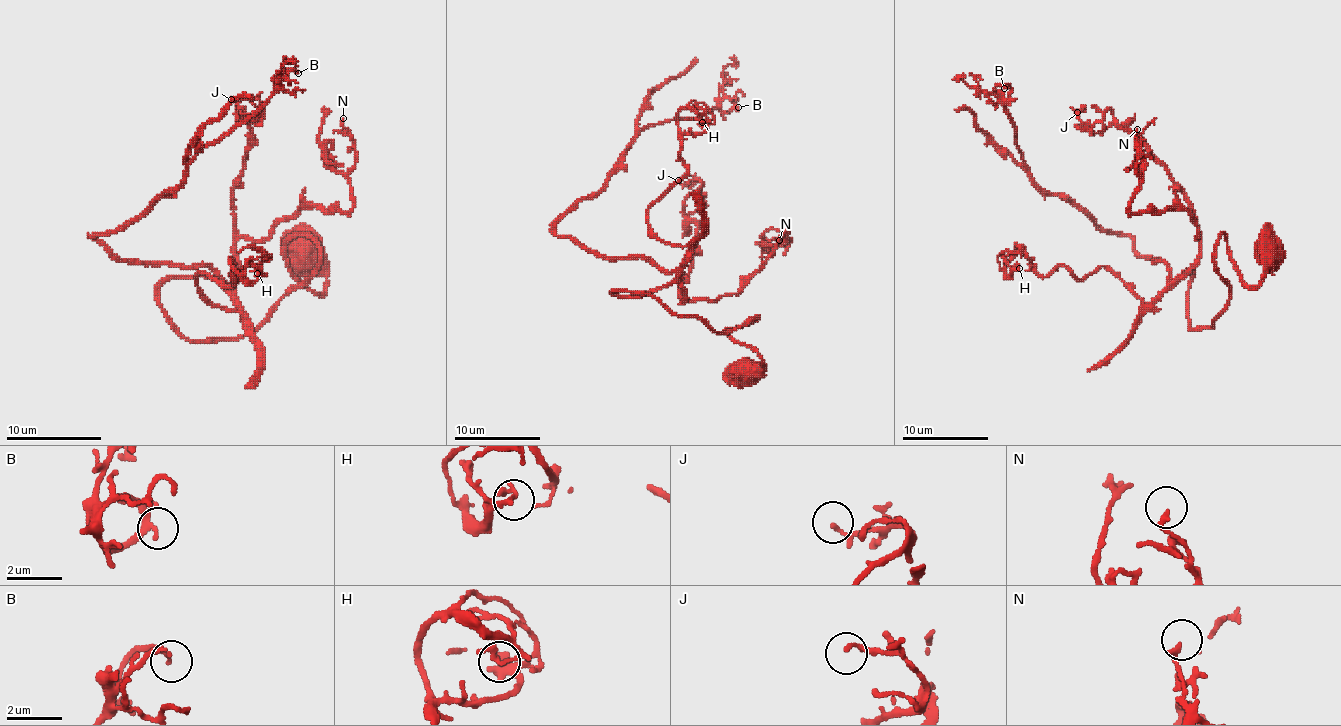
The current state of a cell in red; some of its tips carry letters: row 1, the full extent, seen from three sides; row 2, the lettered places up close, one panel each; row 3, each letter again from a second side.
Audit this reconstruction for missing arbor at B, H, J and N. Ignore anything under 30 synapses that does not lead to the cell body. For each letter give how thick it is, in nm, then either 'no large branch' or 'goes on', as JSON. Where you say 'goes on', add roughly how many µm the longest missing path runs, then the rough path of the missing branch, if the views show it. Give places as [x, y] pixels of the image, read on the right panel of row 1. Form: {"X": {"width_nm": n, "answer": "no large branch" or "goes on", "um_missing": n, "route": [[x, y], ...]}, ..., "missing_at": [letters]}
{"B": {"width_nm": 160, "answer": "no large branch"}, "H": {"width_nm": 220, "answer": "no large branch"}, "J": {"width_nm": 160, "answer": "no large branch"}, "N": {"width_nm": 190, "answer": "no large branch"}, "missing_at": []}

